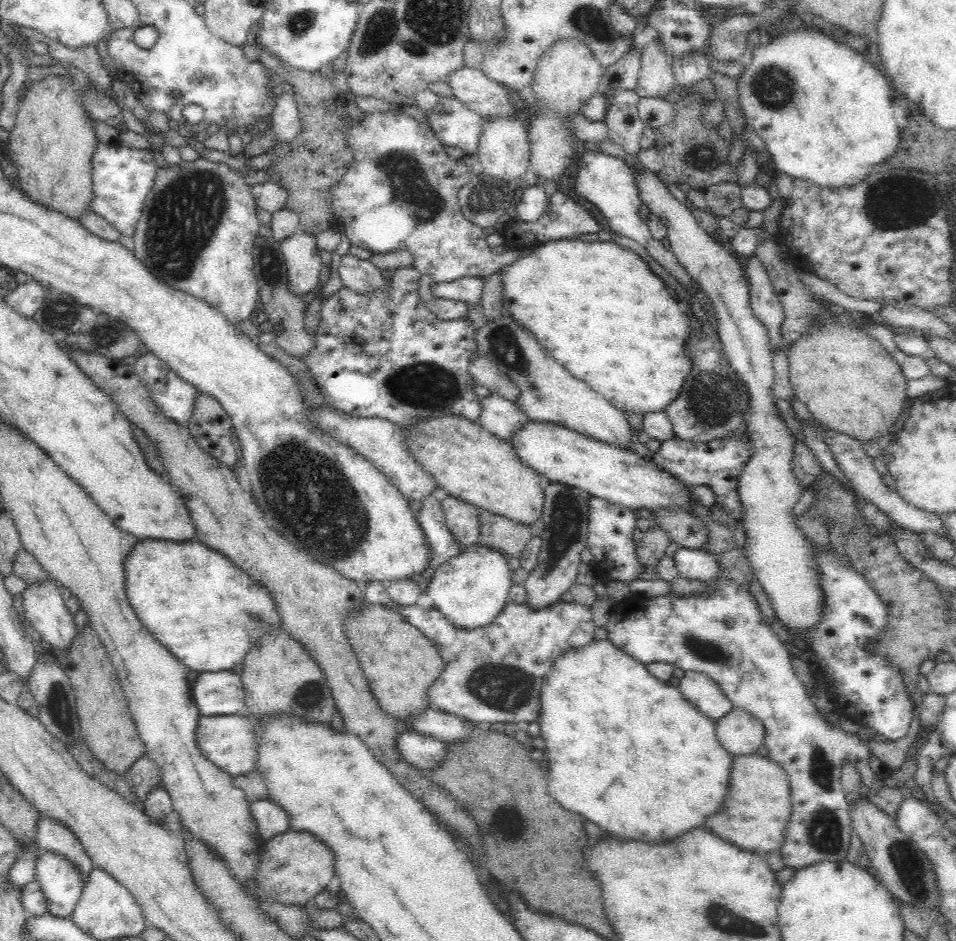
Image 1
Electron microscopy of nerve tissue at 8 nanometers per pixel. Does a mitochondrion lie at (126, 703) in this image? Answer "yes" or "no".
no

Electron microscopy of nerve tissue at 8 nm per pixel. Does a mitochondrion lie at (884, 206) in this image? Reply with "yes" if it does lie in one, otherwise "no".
yes

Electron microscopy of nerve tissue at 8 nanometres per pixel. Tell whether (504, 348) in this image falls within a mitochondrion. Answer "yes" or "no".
yes

